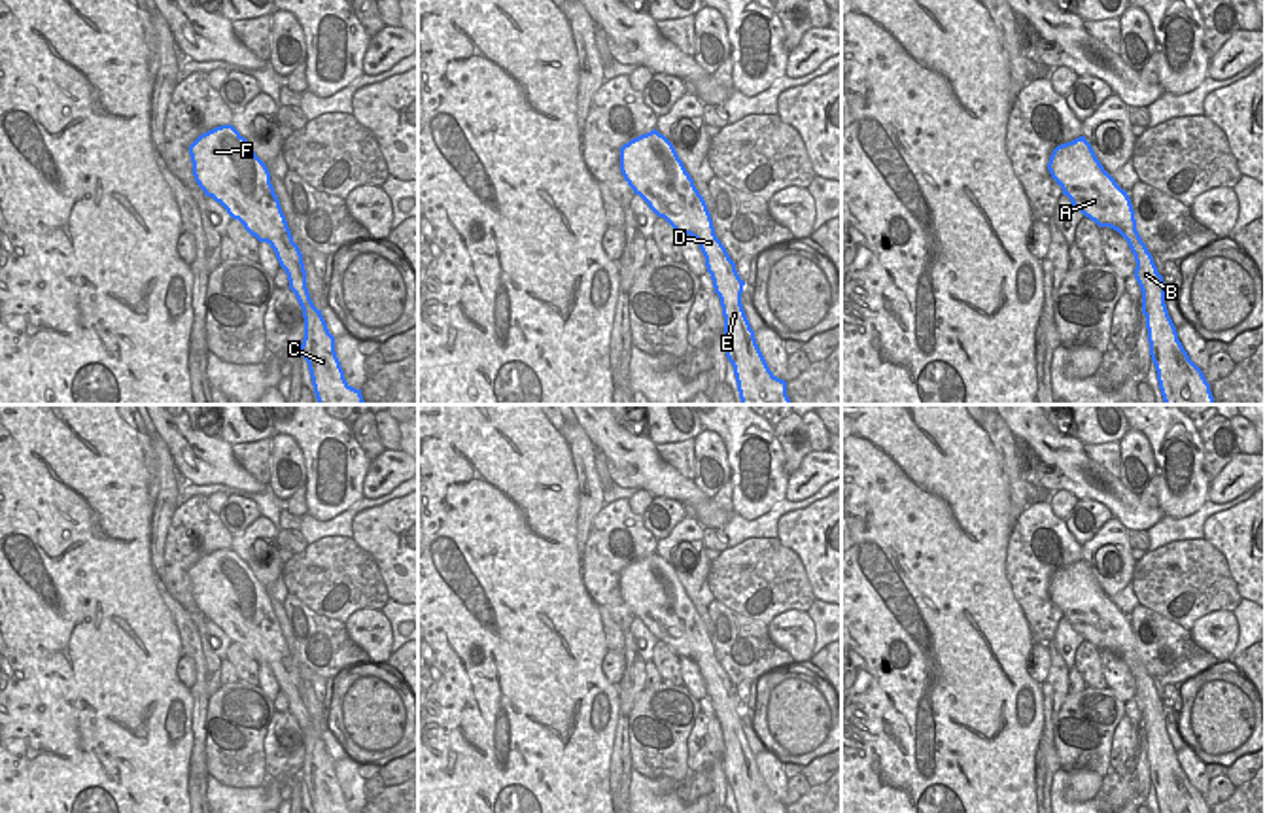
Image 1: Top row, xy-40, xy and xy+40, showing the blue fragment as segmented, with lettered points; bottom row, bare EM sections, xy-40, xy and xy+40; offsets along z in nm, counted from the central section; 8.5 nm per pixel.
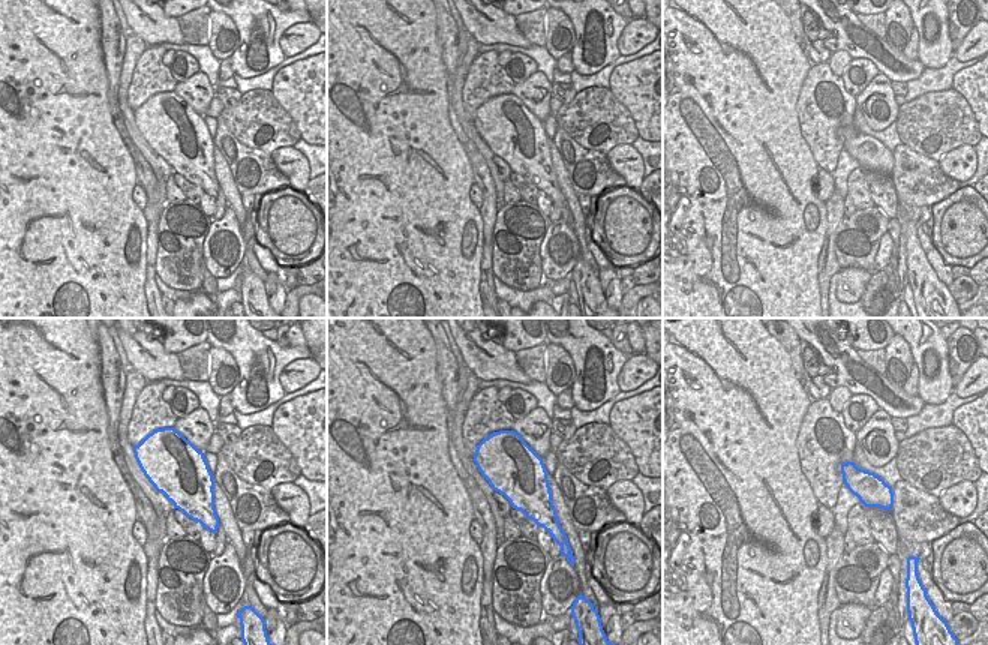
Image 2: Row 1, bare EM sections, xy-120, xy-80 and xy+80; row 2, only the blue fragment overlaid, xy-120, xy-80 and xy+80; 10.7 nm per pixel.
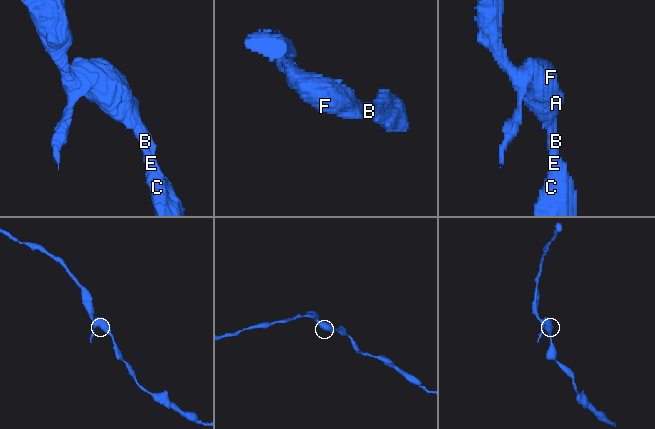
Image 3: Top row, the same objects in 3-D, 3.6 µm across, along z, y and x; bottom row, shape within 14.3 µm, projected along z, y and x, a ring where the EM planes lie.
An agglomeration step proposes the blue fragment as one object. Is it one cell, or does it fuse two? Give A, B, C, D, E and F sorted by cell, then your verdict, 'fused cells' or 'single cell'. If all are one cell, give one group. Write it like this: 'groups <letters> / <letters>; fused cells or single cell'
groups A B C D E F; single cell

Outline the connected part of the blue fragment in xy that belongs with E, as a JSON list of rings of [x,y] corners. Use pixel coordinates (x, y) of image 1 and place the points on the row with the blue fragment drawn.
[[[656,129],[620,147],[620,172],[649,208],[679,234],[698,240],[724,316],[724,352],[734,367],[741,405],[790,405],[787,382],[777,378],[754,338],[741,293],[745,282],[715,234],[707,204],[673,144]]]

